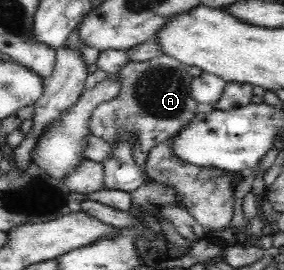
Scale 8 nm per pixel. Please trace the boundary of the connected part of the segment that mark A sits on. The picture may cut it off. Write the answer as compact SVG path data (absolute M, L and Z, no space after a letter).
M164 54L156 56L156 58L150 58L146 62L130 61L120 72L115 73L114 77L118 77L117 82L120 85L120 92L103 104L100 104L91 114L90 120L90 132L98 138L104 140L116 140L118 138L118 132L134 132L137 135L137 142L133 144L133 157L143 170L143 178L150 182L150 174L145 166L145 160L150 152L151 148L154 148L157 144L162 144L162 141L169 139L173 134L176 134L182 127L187 125L198 110L198 104L194 101L191 95L191 82L192 76L188 74L185 66L180 65L178 60L166 56Z

